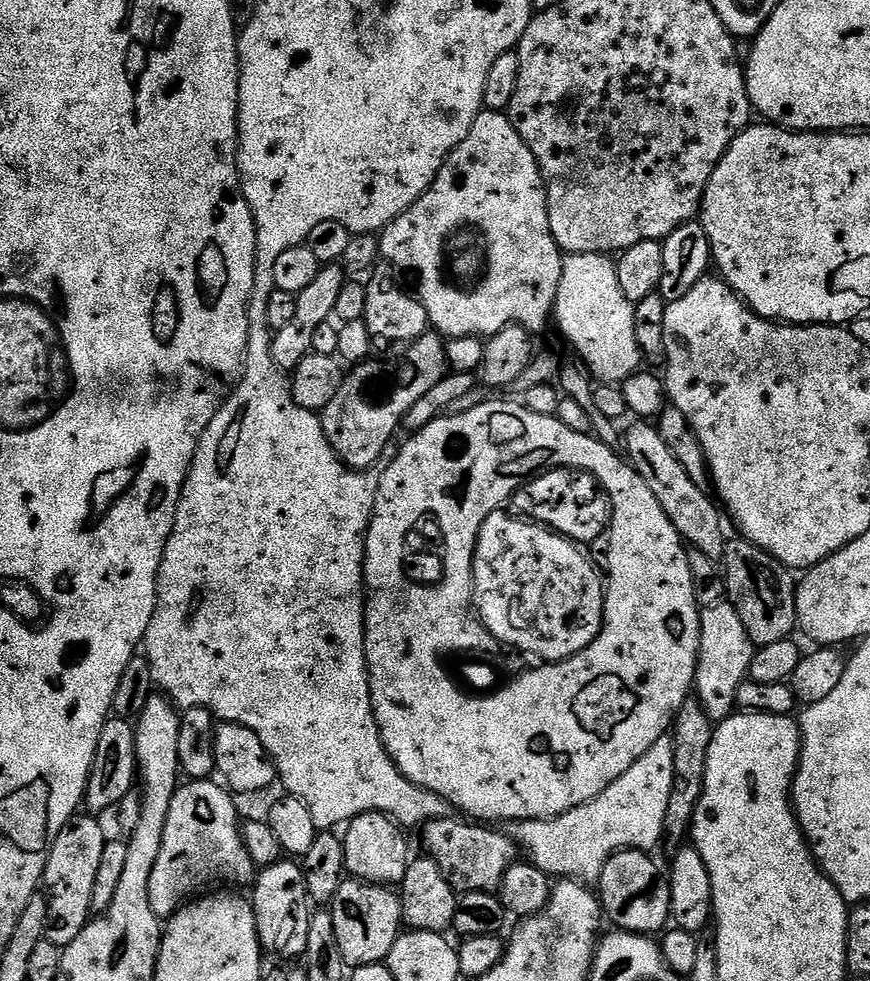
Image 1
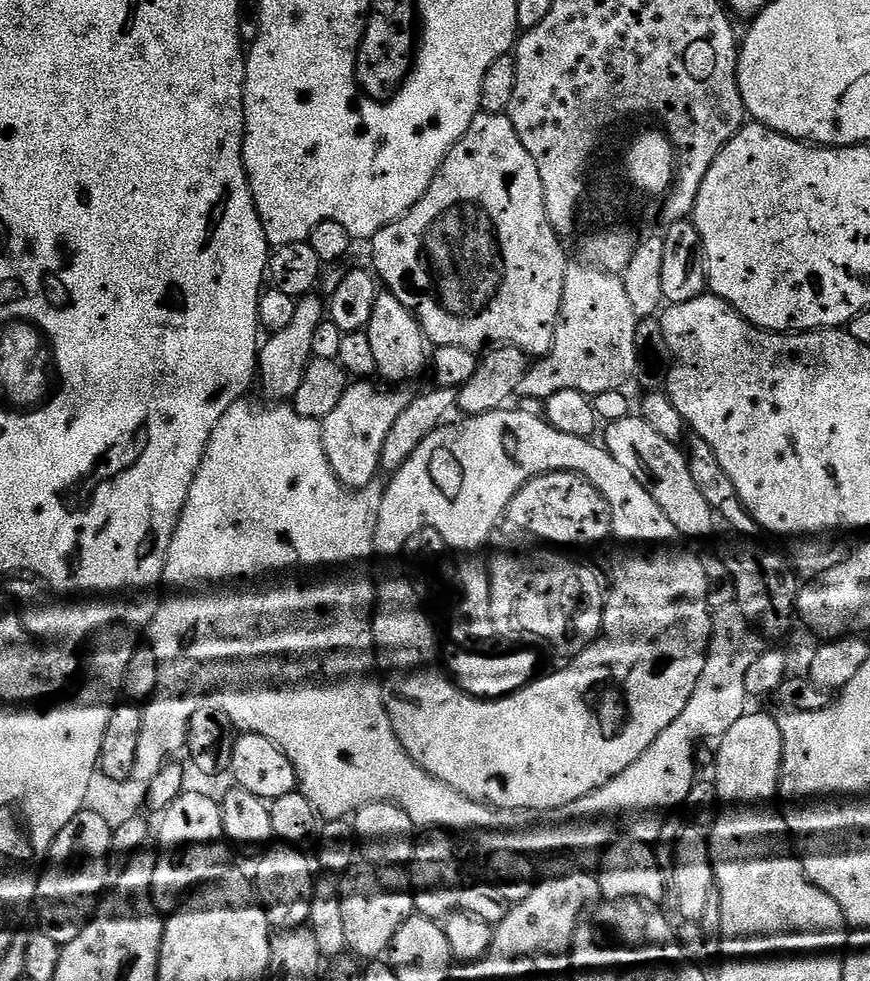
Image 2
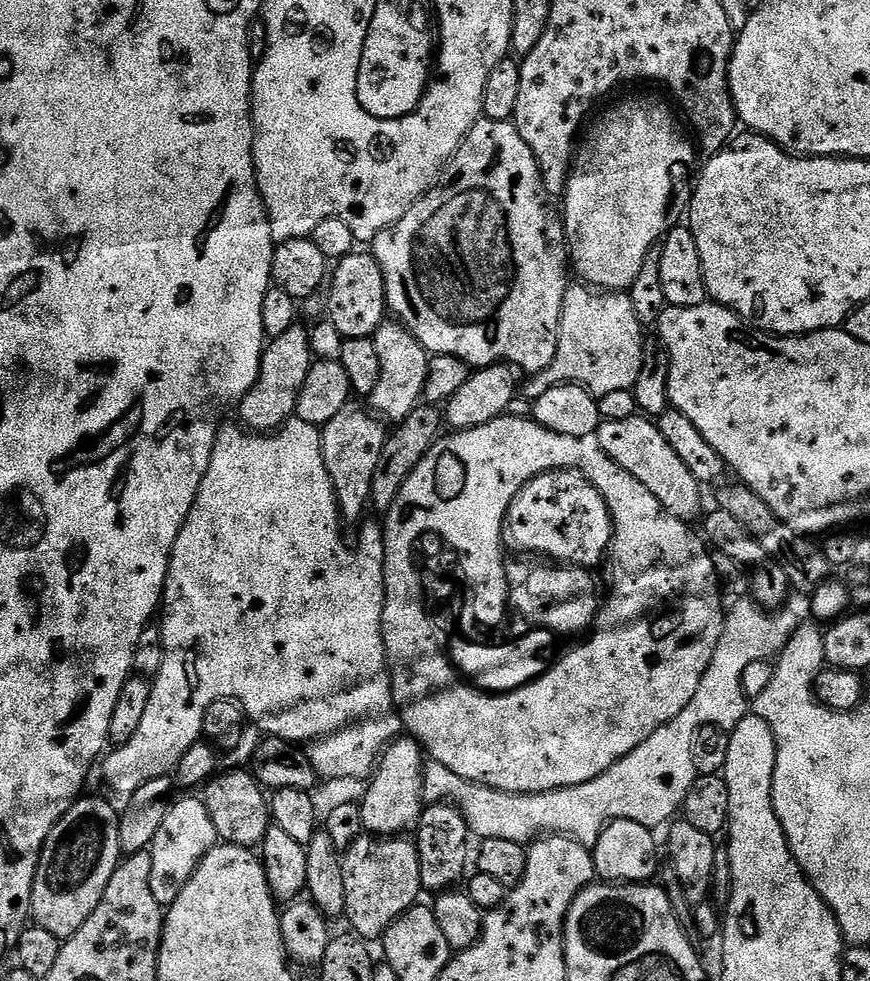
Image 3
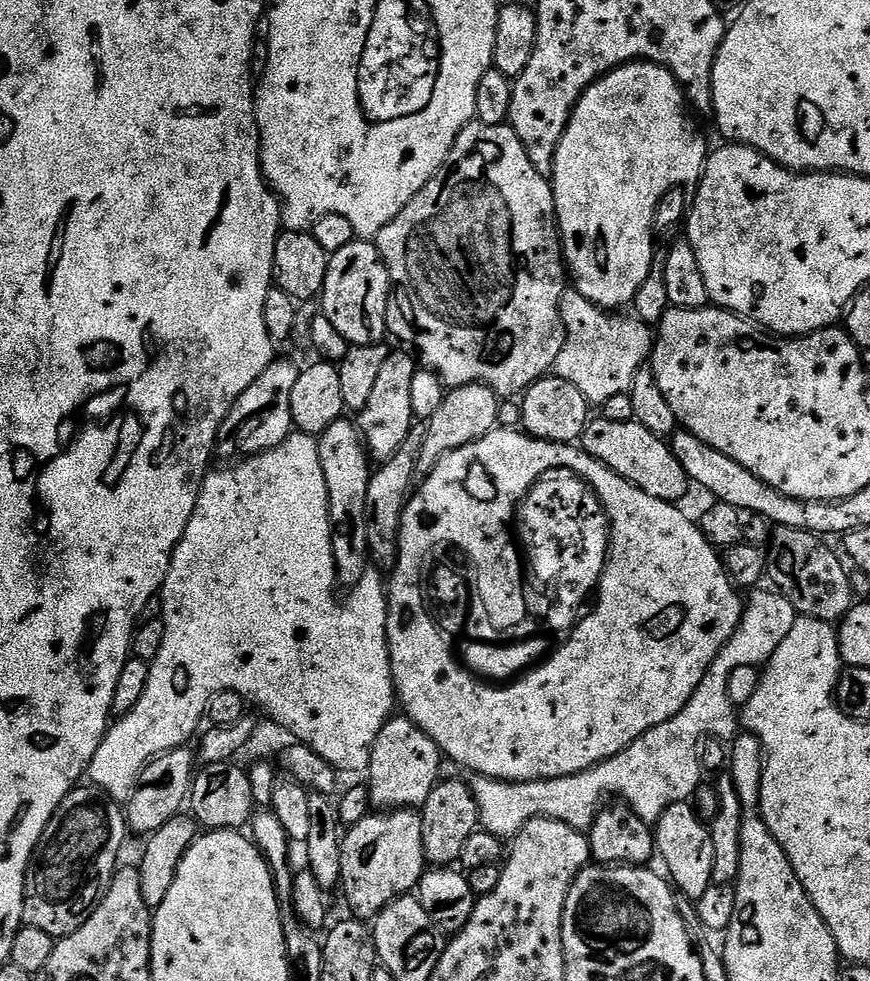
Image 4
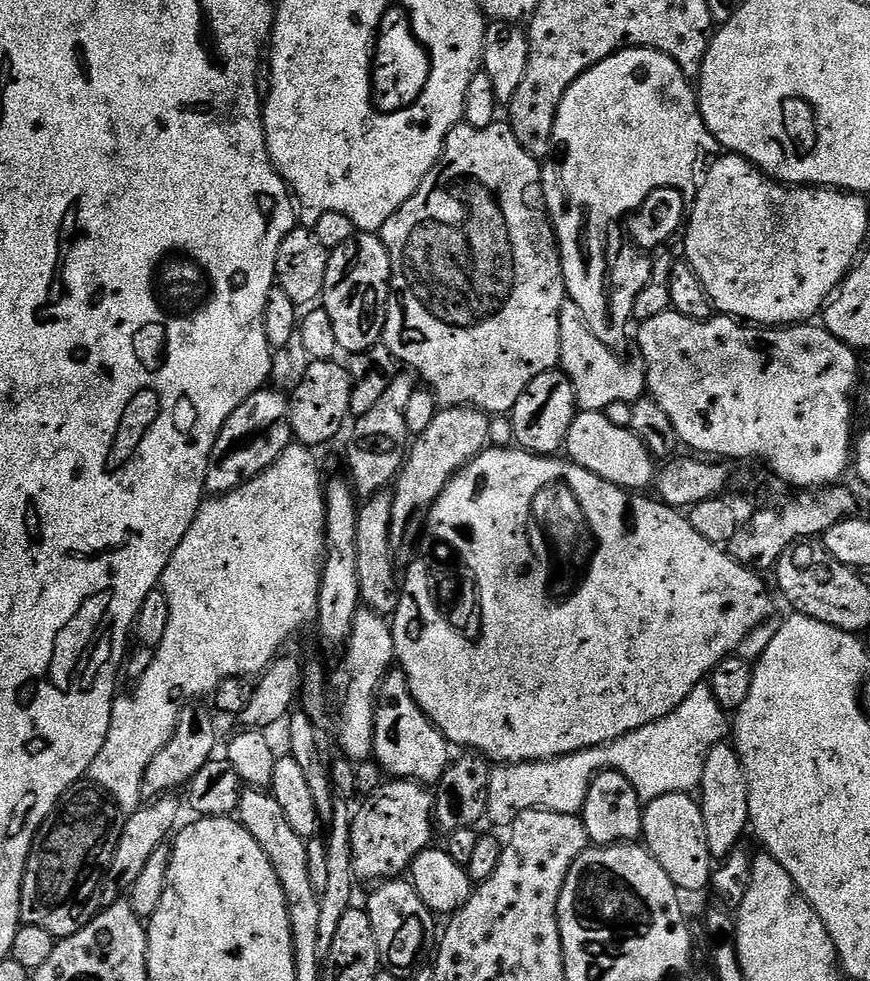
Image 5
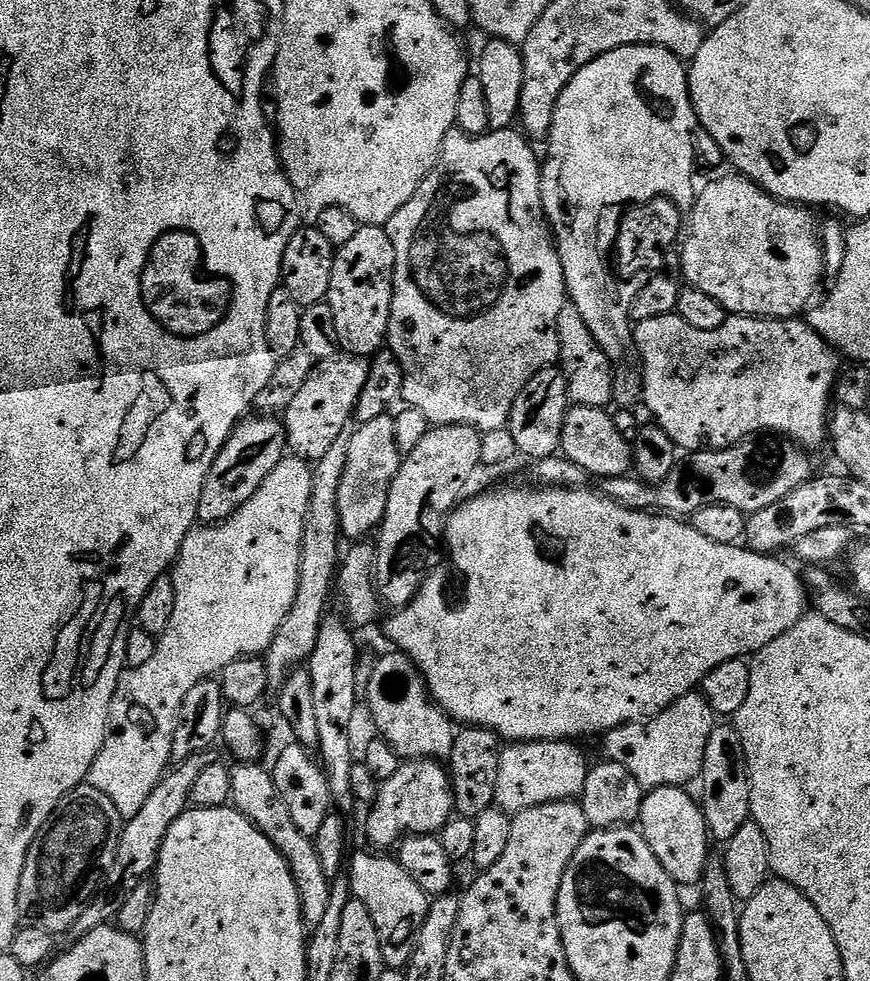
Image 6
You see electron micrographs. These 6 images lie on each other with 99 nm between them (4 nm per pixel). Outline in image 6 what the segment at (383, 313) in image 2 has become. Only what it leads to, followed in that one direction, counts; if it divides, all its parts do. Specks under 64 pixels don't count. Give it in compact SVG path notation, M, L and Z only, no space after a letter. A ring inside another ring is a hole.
M391 415L374 418L374 422L366 422L357 427L351 441L350 454L347 455L346 470L343 471L341 486L338 491L338 518L340 531L349 541L360 542L379 529L386 514L386 502L390 498L390 486L400 469L402 453L394 438L394 419Z

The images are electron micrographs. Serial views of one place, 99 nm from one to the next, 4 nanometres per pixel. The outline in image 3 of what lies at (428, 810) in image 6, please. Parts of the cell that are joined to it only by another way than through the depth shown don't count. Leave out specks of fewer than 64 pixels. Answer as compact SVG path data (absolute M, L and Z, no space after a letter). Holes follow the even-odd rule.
M362 834L350 847L343 849L342 882L346 882L346 906L344 916L353 933L365 942L379 941L389 928L406 910L416 907L422 896L420 871L418 870L418 850L408 838L381 838Z

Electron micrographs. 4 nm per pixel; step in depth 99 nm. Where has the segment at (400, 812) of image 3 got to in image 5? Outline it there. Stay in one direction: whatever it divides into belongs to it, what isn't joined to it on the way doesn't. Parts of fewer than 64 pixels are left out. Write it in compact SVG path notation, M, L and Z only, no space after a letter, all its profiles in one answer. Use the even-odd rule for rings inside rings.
M399 670L389 671L380 681L380 689L376 692L376 725L372 739L374 759L389 777L398 780L416 780L425 786L435 786L440 783L442 774L446 774L450 763L450 745L445 736L426 718L426 714L418 706L408 689L406 674Z

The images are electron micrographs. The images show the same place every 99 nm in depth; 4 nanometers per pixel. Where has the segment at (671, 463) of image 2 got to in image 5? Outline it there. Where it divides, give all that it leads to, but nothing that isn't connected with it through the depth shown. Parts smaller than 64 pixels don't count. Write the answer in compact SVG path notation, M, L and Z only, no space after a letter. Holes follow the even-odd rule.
M577 411L570 426L566 456L572 463L598 474L598 478L629 490L651 489L658 471L657 461L632 429L614 426L603 412Z

